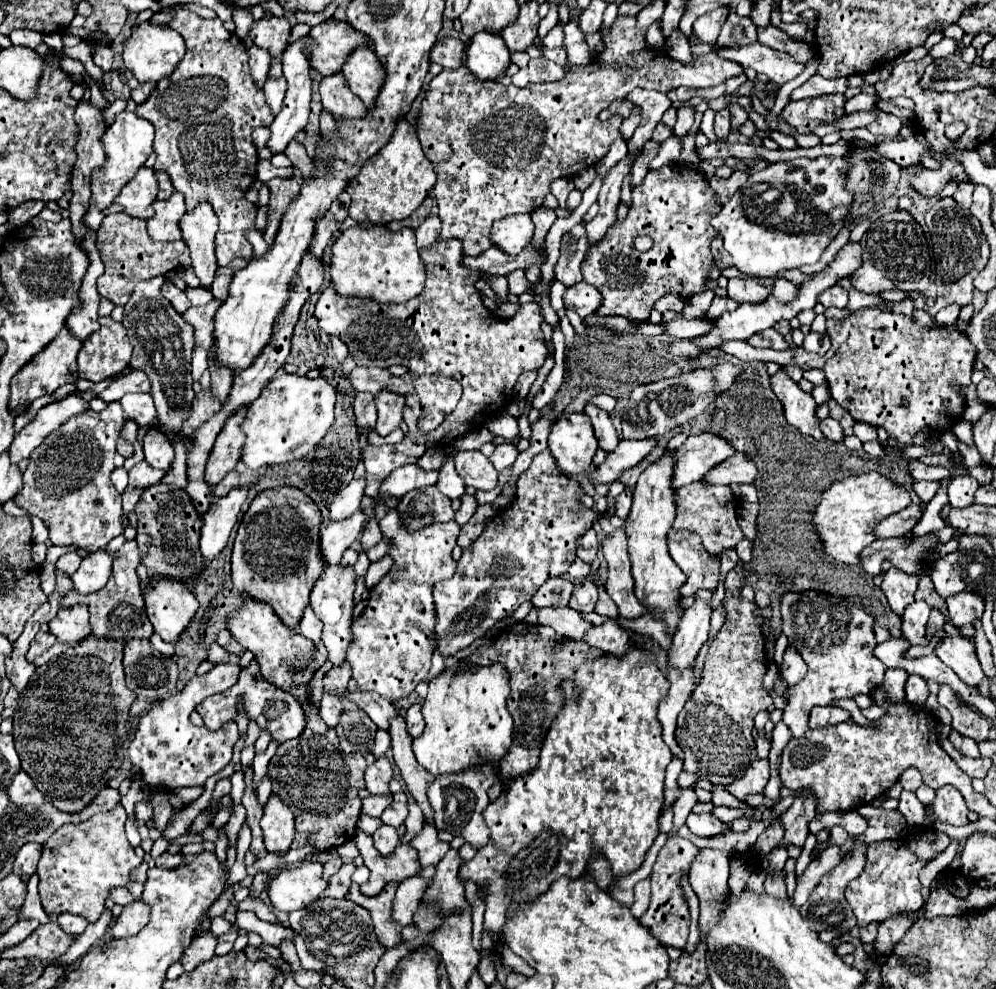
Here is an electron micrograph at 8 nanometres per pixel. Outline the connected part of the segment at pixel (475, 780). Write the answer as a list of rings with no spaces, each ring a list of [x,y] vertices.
[[[490,762],[468,766],[466,770],[456,772],[456,774],[438,776],[428,788],[428,800],[434,808],[436,828],[448,830],[454,836],[462,836],[472,846],[482,848],[490,836],[490,830],[486,828],[484,818],[482,818],[482,810],[490,804],[486,792],[496,782],[496,778],[498,778],[498,772],[494,770],[494,766],[490,766]]]

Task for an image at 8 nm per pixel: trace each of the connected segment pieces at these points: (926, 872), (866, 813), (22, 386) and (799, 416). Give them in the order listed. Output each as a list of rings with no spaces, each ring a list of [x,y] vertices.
[[[952,841],[951,844],[935,859],[930,861],[920,873],[920,883],[923,887],[929,888],[938,873],[946,869],[954,859],[958,849],[958,843]]]
[[[866,804],[858,810],[868,820],[868,830],[856,836],[855,842],[870,844],[878,840],[894,840],[904,838],[906,834],[906,818],[900,814],[900,810],[886,810],[886,808],[874,808],[872,804]]]
[[[64,326],[44,350],[40,350],[26,366],[22,366],[22,370],[18,370],[18,374],[14,374],[10,382],[10,402],[8,402],[10,414],[24,412],[36,398],[52,394],[56,388],[64,384],[74,384],[78,378],[76,356],[80,352],[80,346],[82,346],[80,338],[76,338],[76,334],[72,334],[68,326]]]
[[[780,368],[778,374],[774,374],[770,378],[772,388],[776,392],[776,396],[780,398],[782,406],[784,406],[784,414],[786,420],[800,430],[802,434],[814,436],[814,438],[822,438],[820,426],[818,426],[818,418],[814,416],[816,412],[816,402],[814,398],[804,392],[786,372],[786,368]]]

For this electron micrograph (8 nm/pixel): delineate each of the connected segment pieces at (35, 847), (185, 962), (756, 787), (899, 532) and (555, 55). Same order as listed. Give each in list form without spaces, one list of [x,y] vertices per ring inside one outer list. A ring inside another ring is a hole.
[[[28,842],[24,844],[14,860],[14,872],[16,874],[34,874],[36,872],[36,864],[40,860],[42,854],[42,844],[36,842]]]
[[[208,930],[204,934],[200,934],[198,938],[192,940],[192,944],[188,946],[188,950],[182,956],[182,966],[186,972],[192,972],[198,964],[208,962],[214,956],[214,948],[216,948],[216,936]]]
[[[758,758],[748,766],[746,774],[738,782],[732,782],[726,790],[736,798],[744,800],[746,794],[762,792],[764,786],[768,784],[768,778],[770,778],[770,762],[768,758]]]
[[[916,504],[916,506],[908,506],[906,510],[900,510],[898,514],[884,518],[878,524],[878,538],[904,536],[906,532],[912,532],[914,526],[920,522],[924,510],[926,510],[926,504]]]
[[[562,44],[560,48],[554,48],[554,50],[548,50],[548,48],[544,48],[542,46],[542,54],[548,58],[548,60],[554,60],[556,64],[560,64],[560,66],[568,66],[568,56],[566,56],[566,46]]]

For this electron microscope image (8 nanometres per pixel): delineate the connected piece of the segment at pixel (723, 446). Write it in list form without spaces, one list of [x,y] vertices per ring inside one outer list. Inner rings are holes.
[[[702,432],[688,436],[688,440],[676,450],[678,466],[674,470],[674,486],[680,488],[702,480],[714,466],[722,464],[734,452],[734,446],[718,434]]]

